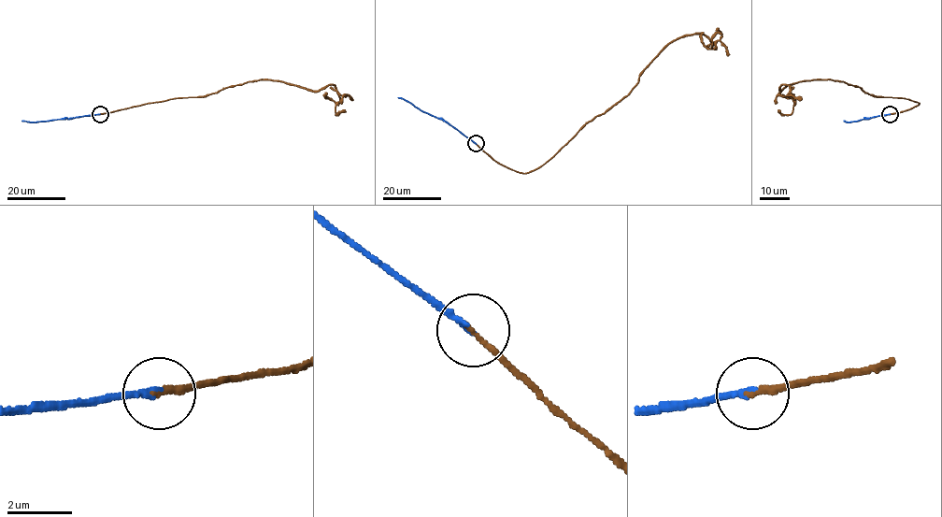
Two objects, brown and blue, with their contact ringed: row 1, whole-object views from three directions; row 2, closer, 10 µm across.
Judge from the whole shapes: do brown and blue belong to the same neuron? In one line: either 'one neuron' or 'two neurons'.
one neuron

